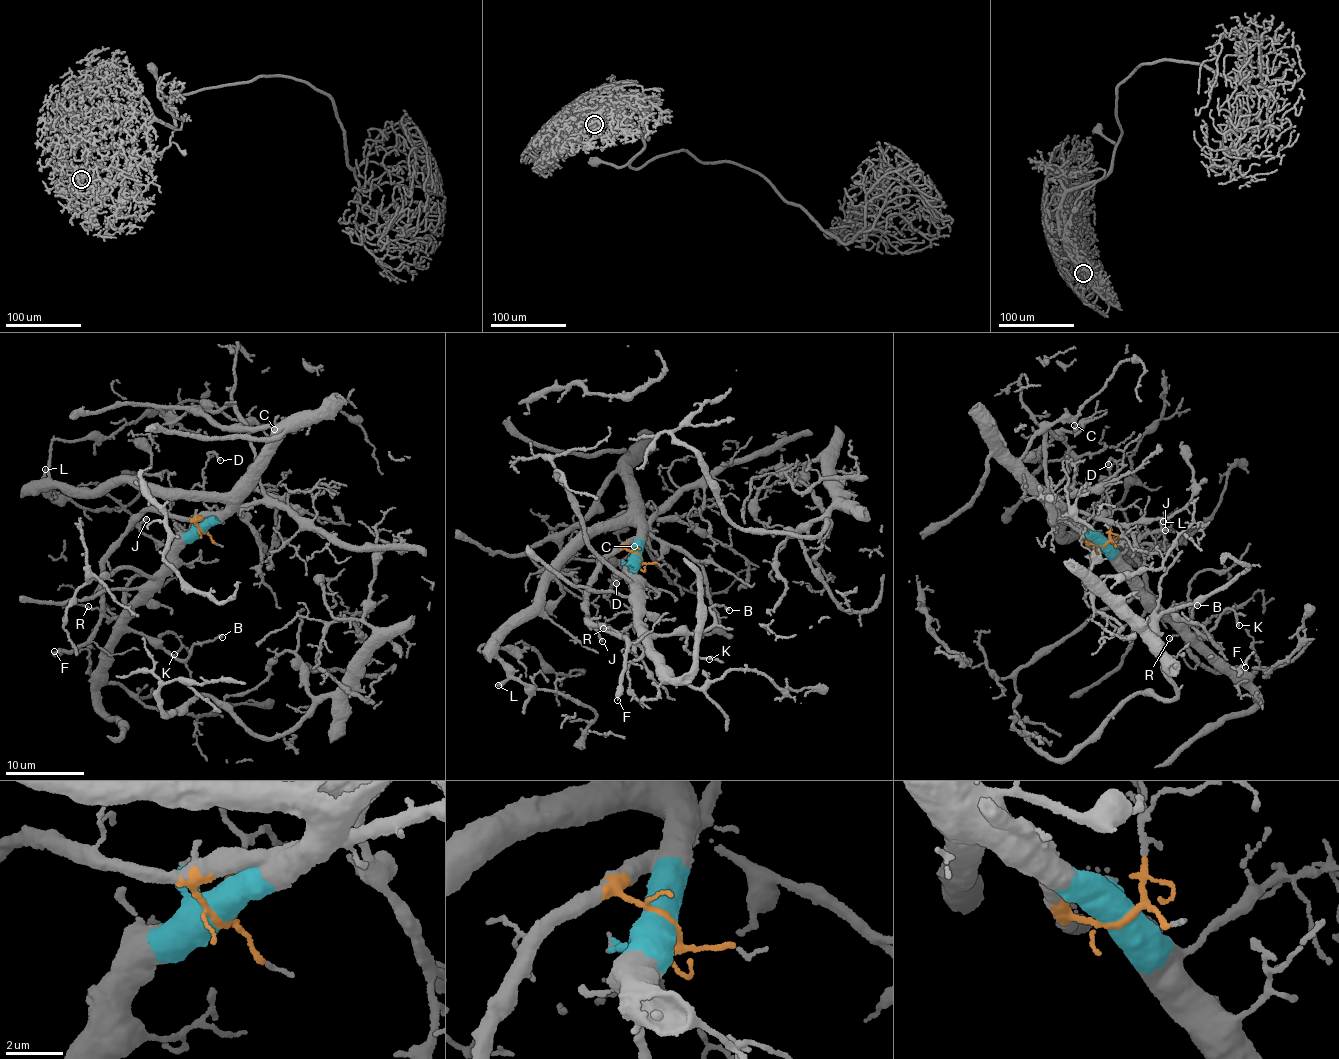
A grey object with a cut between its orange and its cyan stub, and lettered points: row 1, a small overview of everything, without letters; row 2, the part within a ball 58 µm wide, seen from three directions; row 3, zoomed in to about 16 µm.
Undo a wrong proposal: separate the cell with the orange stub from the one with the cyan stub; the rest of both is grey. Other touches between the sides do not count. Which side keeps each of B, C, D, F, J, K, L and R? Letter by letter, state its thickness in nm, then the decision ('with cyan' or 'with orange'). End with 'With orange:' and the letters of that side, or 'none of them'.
B: 200 nm thick; with cyan
C: 100 nm thick; with cyan
D: 140 nm thick; with orange
F: 320 nm thick; with orange
J: 200 nm thick; with orange
K: 200 nm thick; with cyan
L: 260 nm thick; with cyan
R: 120 nm thick; with orange
With orange: D, F, J, R

